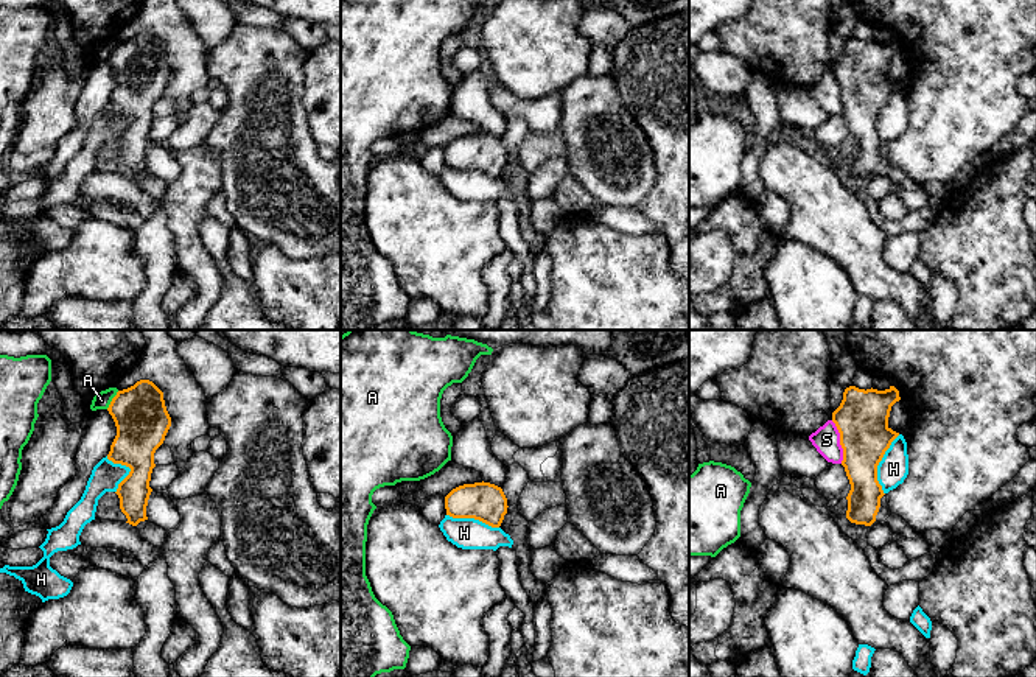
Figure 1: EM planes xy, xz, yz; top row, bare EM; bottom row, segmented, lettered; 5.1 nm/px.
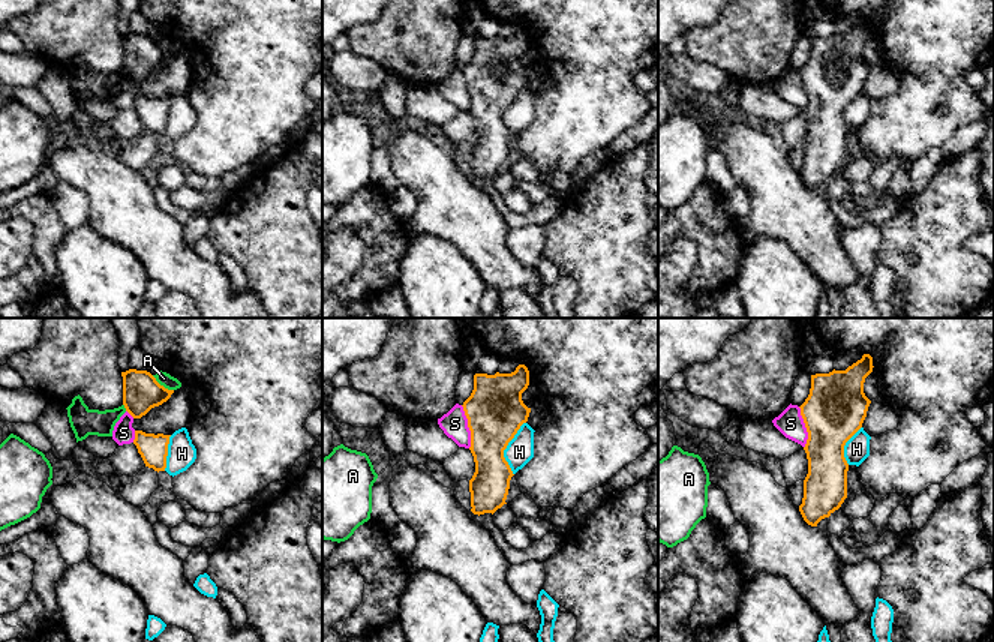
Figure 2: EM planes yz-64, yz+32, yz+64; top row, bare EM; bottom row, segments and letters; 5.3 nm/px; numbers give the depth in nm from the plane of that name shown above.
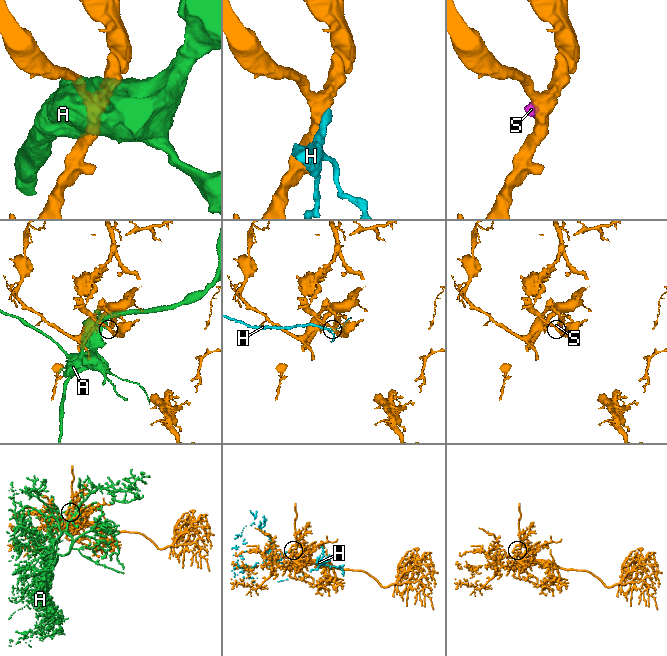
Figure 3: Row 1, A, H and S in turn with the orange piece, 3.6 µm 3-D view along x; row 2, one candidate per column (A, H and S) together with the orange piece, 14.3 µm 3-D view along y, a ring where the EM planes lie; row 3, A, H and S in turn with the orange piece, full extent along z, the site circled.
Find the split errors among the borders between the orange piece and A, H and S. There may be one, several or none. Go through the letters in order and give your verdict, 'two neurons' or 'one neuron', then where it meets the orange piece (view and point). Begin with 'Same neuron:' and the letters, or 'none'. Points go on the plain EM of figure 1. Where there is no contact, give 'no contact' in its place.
Same neuron: none
A: two neurons | xy (112, 52)
H: two neurons | yz (878, 115)
S: two neurons | yz (840, 94)

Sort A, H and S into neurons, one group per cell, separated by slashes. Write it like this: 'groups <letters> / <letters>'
groups A / H S

